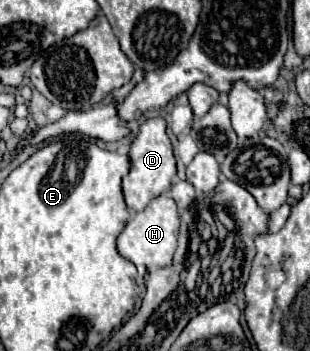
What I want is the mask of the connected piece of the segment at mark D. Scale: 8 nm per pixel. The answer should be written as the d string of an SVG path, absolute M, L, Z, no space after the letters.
M164 117L148 119L140 127L140 133L132 141L132 147L130 147L130 159L132 159L132 169L126 175L122 189L124 189L128 209L142 211L154 197L168 193L172 187L172 179L176 177L176 159L174 159L172 143L166 135L166 119Z

